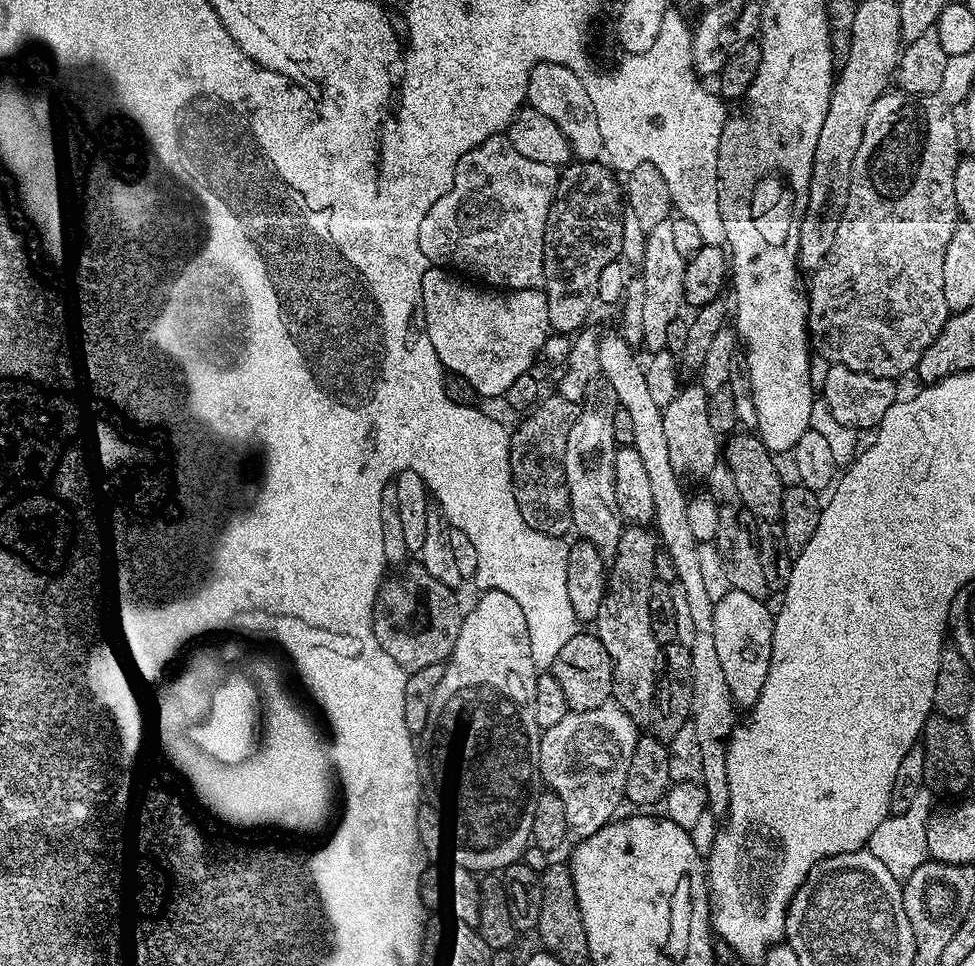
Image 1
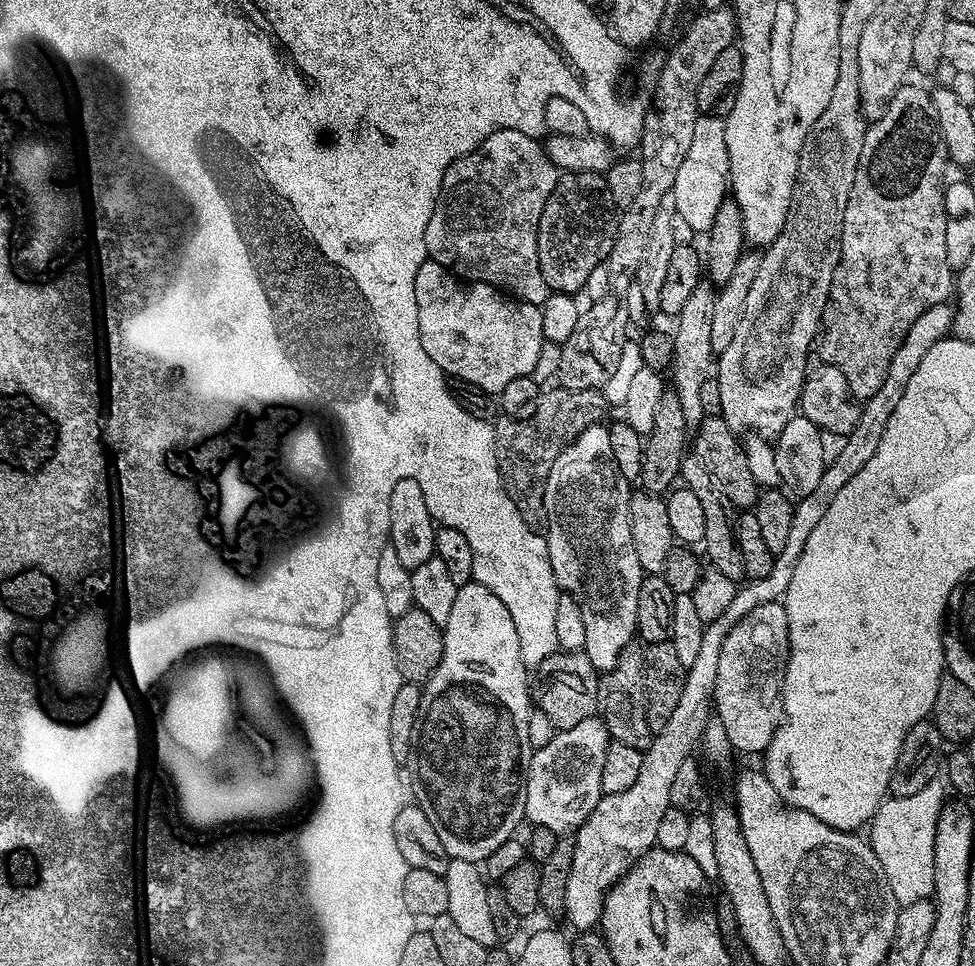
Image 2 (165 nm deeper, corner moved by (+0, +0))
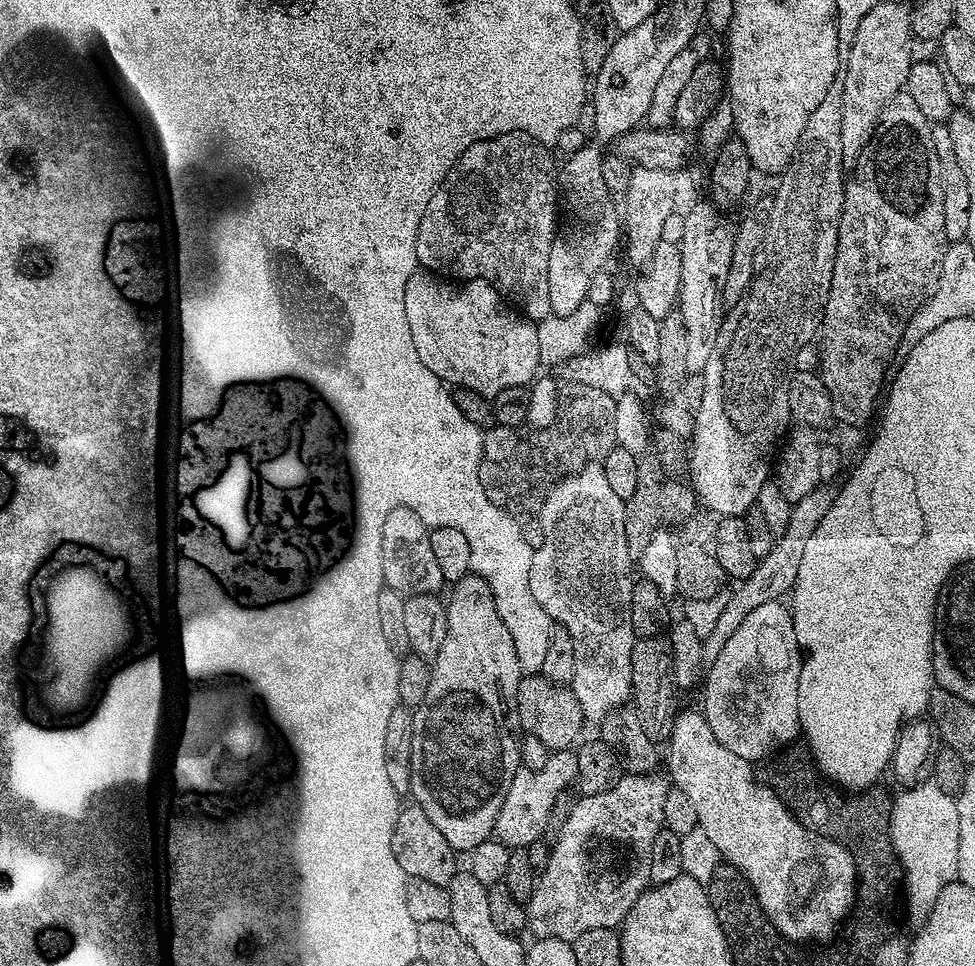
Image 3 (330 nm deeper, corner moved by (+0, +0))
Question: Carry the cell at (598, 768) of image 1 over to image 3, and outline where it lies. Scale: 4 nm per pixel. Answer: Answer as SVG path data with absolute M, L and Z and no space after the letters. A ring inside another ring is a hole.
M556 750L551 753L542 770L521 770L509 782L500 801L500 812L496 815L495 839L508 849L526 848L528 844L543 837L548 828L548 819L556 808L556 799L576 784L578 758L572 750Z

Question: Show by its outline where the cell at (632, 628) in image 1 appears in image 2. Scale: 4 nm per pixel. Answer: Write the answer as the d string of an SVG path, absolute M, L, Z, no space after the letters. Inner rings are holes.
M632 642L618 654L614 667L599 677L596 686L596 711L615 743L646 750L652 745L653 733L646 722L644 705L644 654L641 645ZM604 676L604 677L603 677Z

